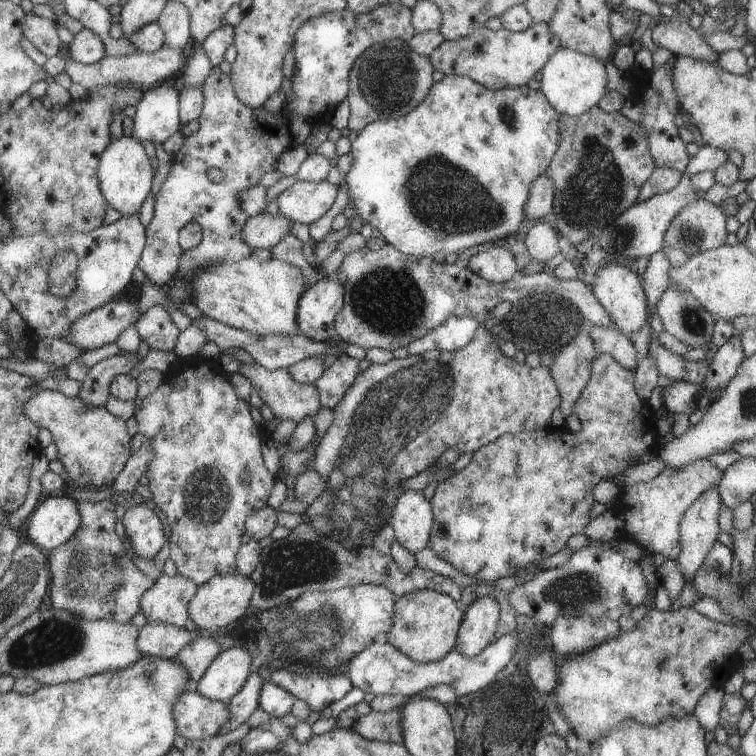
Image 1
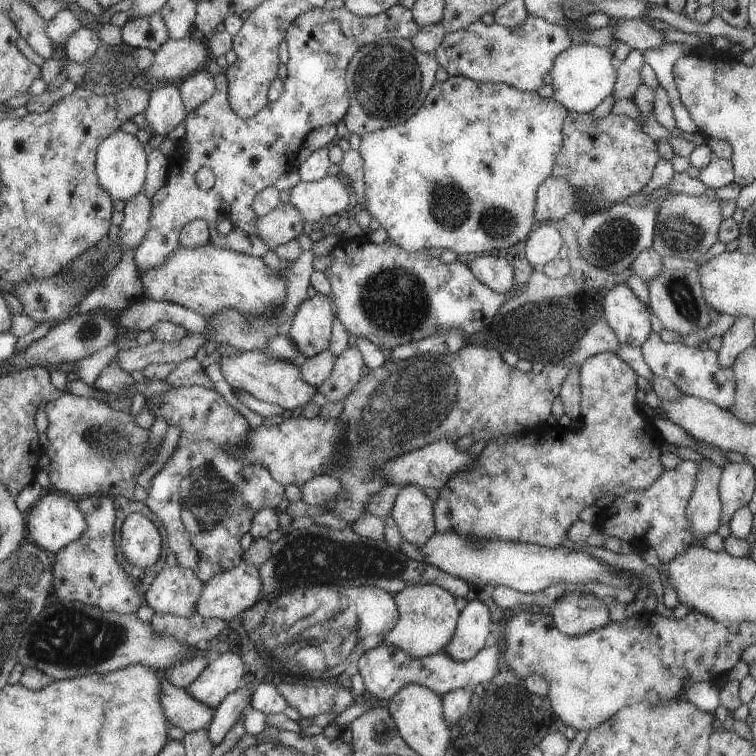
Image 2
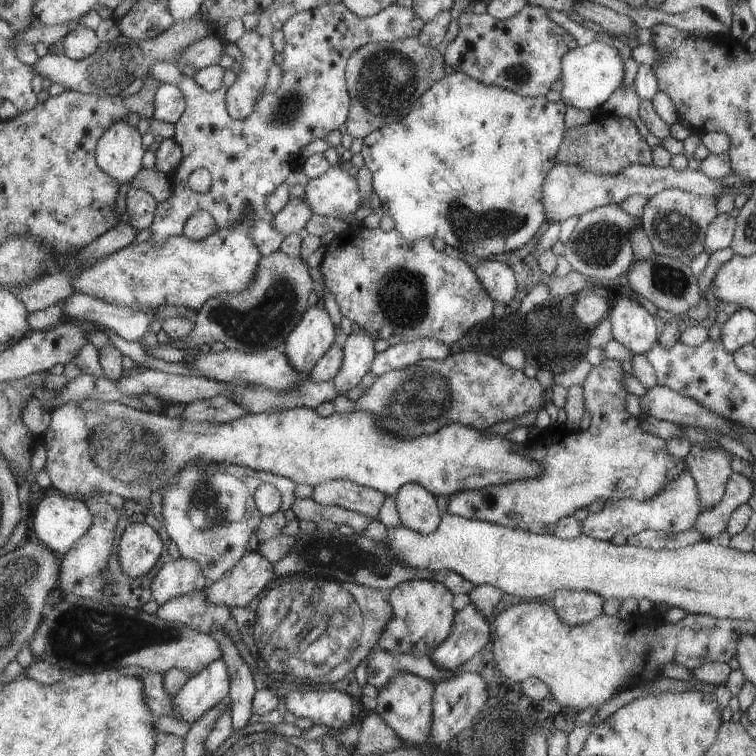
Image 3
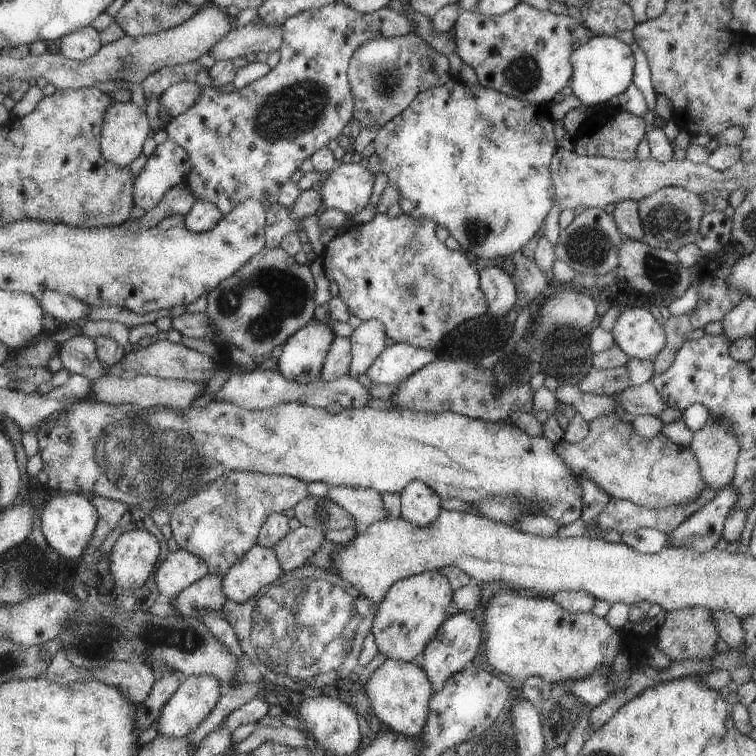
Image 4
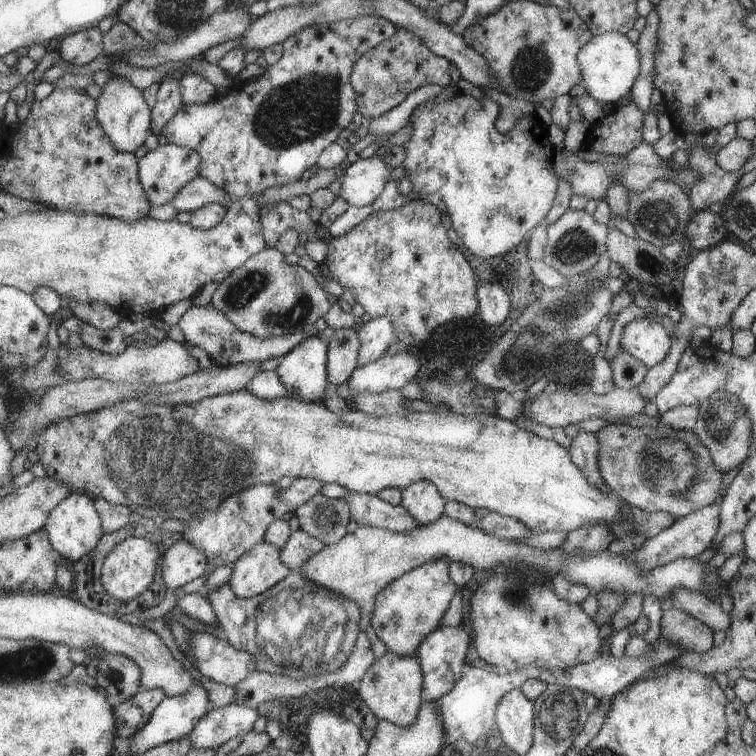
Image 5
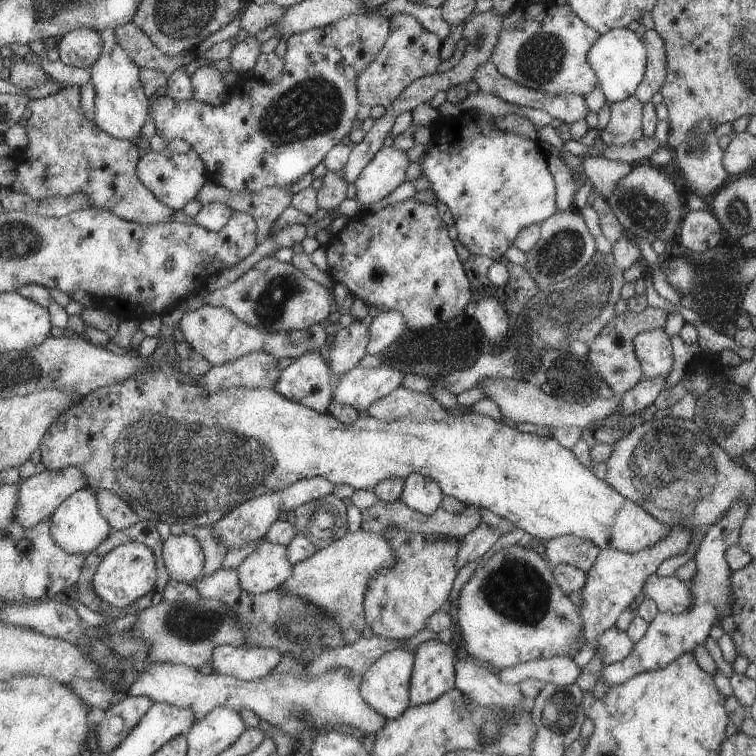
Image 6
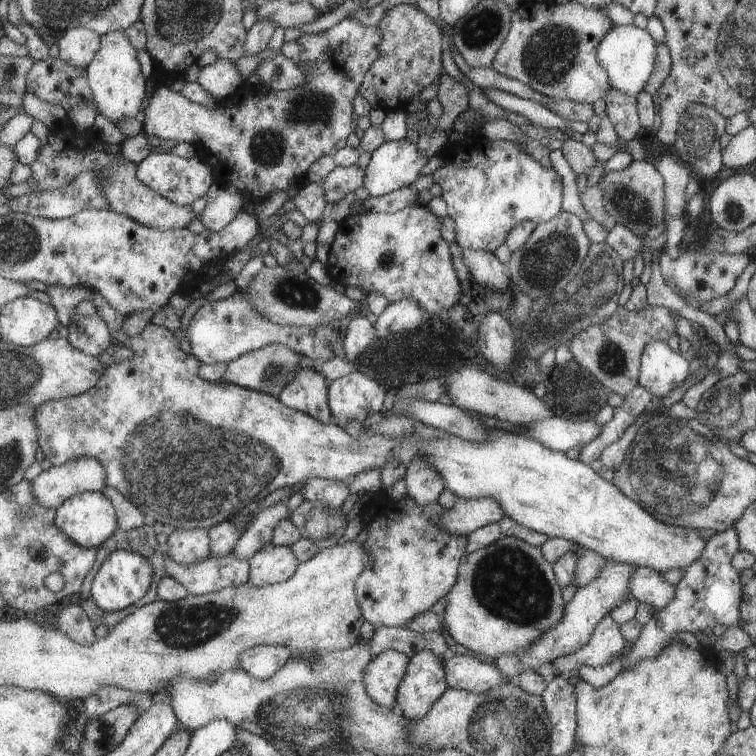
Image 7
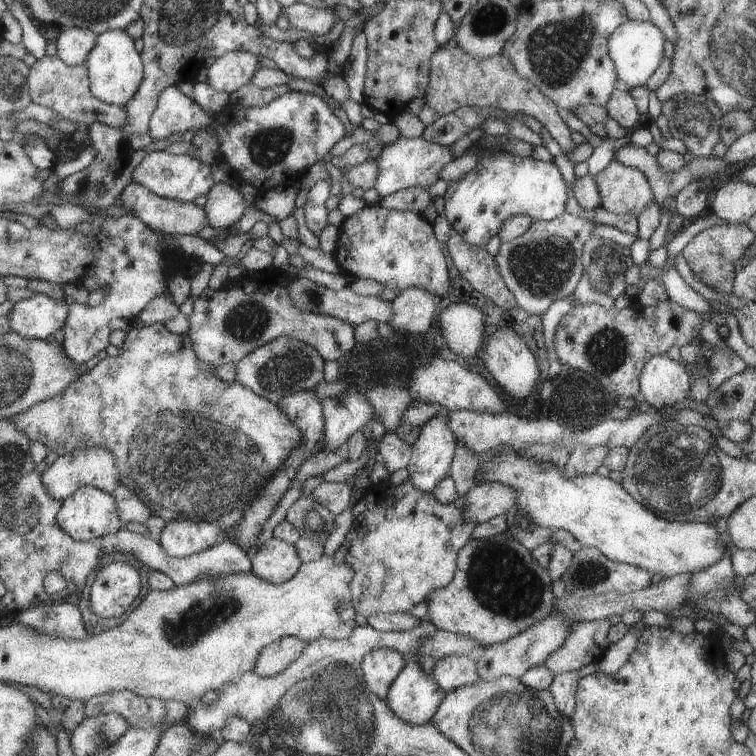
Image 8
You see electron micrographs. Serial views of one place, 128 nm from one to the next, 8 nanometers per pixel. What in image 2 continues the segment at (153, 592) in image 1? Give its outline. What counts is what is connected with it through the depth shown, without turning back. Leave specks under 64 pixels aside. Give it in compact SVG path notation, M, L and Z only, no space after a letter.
M178 565L165 566L149 584L143 604L154 614L193 617L204 583L193 570Z

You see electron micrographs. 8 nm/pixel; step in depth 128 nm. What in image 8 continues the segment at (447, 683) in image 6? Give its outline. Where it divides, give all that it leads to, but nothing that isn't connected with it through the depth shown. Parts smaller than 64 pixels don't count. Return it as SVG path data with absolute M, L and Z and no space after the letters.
M418 656L406 661L405 668L394 678L385 698L387 706L403 722L414 725L430 721L446 694L435 679L423 670Z

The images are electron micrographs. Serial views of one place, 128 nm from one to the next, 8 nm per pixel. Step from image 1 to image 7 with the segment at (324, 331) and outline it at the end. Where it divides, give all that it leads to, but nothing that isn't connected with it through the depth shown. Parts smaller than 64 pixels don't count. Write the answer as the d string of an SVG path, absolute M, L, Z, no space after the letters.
M303 367L295 378L282 388L278 399L293 410L310 414L311 418L329 424L329 407L327 406L327 384L317 368Z

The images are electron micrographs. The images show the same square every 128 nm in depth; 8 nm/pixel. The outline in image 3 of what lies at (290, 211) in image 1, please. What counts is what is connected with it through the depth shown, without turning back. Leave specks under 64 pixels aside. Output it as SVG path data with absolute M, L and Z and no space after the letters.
M338 166L329 167L321 176L304 185L303 200L312 214L343 218L359 206L355 180Z

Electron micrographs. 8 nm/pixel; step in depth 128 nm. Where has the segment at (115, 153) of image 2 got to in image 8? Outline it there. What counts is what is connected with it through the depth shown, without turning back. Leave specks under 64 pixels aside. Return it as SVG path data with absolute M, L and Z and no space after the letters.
M125 29L106 30L96 35L93 48L83 62L88 70L91 94L107 104L119 107L129 101L142 82L143 66L142 60L139 60L139 53Z

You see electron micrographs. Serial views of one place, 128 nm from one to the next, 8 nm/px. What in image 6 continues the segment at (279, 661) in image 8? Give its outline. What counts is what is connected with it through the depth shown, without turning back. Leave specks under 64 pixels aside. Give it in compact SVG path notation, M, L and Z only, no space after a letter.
M221 645L214 649L210 663L214 674L250 681L269 675L282 660L282 655L279 649L263 646L237 648Z

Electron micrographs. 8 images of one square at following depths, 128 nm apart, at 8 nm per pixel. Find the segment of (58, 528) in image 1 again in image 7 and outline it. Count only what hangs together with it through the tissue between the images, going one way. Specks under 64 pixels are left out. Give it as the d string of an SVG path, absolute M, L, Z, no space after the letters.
M83 491L66 498L55 508L52 519L59 531L81 548L98 547L118 528L114 505L100 491Z

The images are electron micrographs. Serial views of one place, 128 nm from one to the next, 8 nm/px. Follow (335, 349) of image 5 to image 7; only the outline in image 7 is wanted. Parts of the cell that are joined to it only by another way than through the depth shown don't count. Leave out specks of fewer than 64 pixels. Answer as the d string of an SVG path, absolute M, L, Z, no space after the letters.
M366 317L352 318L345 329L342 348L345 361L352 362L374 341L373 327Z

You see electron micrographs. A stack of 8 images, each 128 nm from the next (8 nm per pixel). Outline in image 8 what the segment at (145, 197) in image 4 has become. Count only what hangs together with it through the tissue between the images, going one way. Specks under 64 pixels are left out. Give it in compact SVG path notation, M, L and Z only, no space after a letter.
M167 149L149 151L134 168L130 182L147 187L155 196L188 203L201 194L206 195L213 184L210 165L203 164L197 157L171 153Z

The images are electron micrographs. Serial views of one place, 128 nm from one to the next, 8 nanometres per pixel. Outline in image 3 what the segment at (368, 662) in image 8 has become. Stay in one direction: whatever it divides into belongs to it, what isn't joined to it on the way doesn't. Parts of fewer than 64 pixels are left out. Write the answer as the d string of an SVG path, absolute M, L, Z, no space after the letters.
M395 672L385 688L377 690L376 704L373 709L385 724L411 746L425 746L430 738L433 725L433 698L435 683L409 672Z

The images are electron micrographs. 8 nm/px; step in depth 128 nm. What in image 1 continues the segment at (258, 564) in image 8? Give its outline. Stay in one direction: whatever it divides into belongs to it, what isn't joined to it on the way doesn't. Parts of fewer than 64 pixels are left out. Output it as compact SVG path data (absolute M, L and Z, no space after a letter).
M215 574L205 584L197 586L198 590L194 598L191 598L187 606L187 612L196 628L208 635L212 634L217 628L225 626L237 618L242 617L249 604L249 599L253 592L254 582L249 576L243 574Z

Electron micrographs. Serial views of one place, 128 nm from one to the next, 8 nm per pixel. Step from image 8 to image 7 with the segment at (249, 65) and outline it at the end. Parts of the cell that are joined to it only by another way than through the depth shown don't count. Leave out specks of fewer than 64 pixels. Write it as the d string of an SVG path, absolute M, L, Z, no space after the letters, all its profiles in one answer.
M217 59L212 64L200 67L196 82L209 96L213 96L217 103L222 103L237 90L241 76L233 61Z

